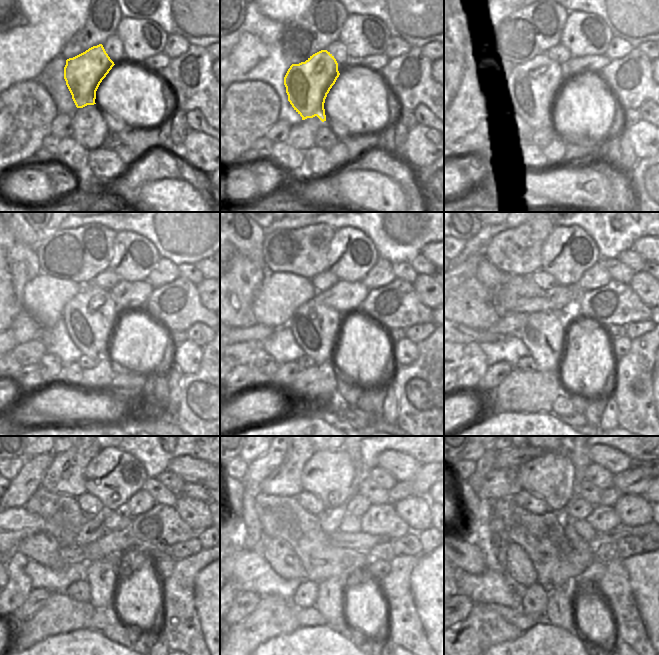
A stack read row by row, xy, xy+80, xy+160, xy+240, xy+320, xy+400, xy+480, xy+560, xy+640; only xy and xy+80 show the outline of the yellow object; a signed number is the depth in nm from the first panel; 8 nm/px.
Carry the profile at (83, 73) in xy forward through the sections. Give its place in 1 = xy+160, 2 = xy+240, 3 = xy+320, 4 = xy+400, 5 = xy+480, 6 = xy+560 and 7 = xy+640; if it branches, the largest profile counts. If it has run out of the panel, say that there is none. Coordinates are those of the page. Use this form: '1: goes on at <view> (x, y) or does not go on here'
1: goes on at xy+160 (535, 85)
2: goes on at xy+240 (90, 317)
3: goes on at xy+320 (315, 327)
4: goes on at xy+400 (544, 334)
5: goes on at xy+480 (103, 583)
6: goes on at xy+560 (331, 599)
7: goes on at xy+640 (560, 611)

